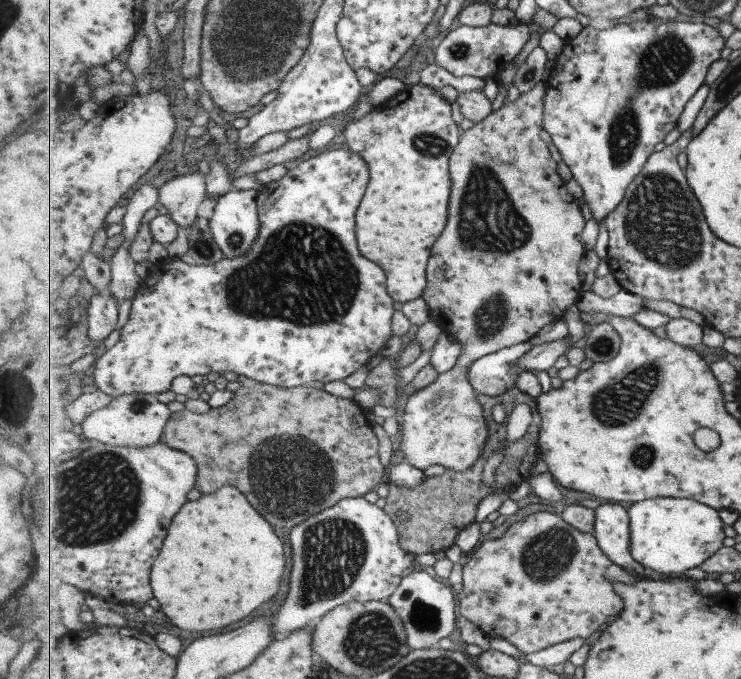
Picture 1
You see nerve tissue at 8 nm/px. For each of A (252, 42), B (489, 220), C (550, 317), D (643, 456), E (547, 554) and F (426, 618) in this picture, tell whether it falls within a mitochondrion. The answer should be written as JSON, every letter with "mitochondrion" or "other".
{"A":"mitochondrion","B":"mitochondrion","C":"other","D":"mitochondrion","E":"mitochondrion","F":"mitochondrion"}

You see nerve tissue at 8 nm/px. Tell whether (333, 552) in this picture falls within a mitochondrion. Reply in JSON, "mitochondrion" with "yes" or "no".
{"mitochondrion":"yes"}

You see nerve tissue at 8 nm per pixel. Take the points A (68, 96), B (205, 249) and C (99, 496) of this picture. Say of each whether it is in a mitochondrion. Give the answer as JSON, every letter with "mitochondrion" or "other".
{"A":"other","B":"mitochondrion","C":"mitochondrion"}

